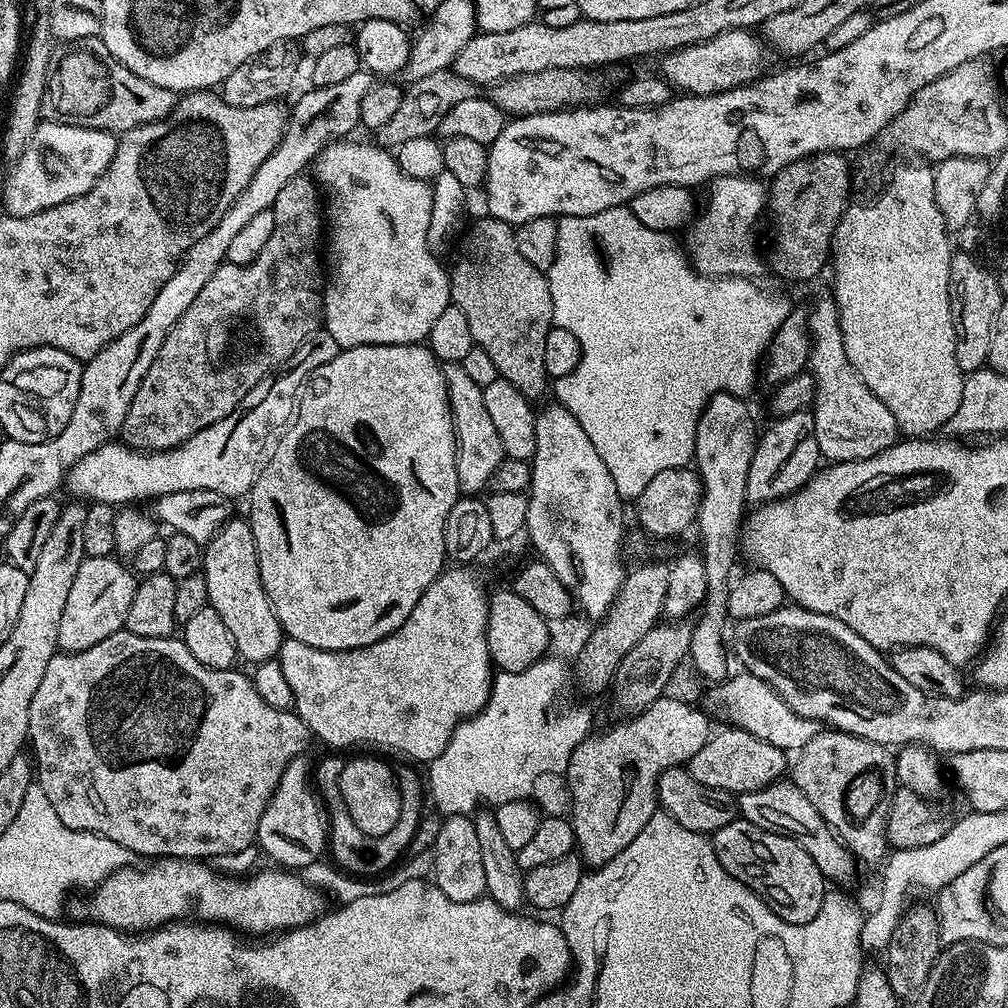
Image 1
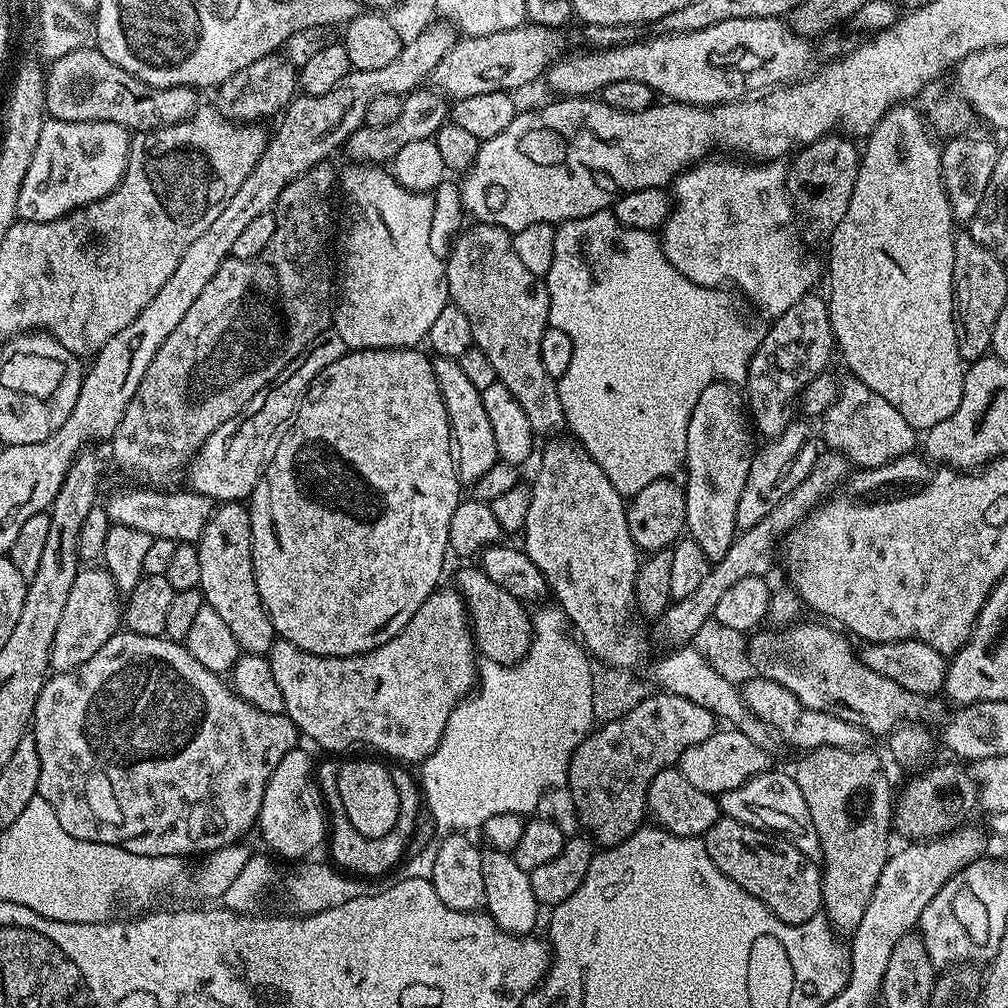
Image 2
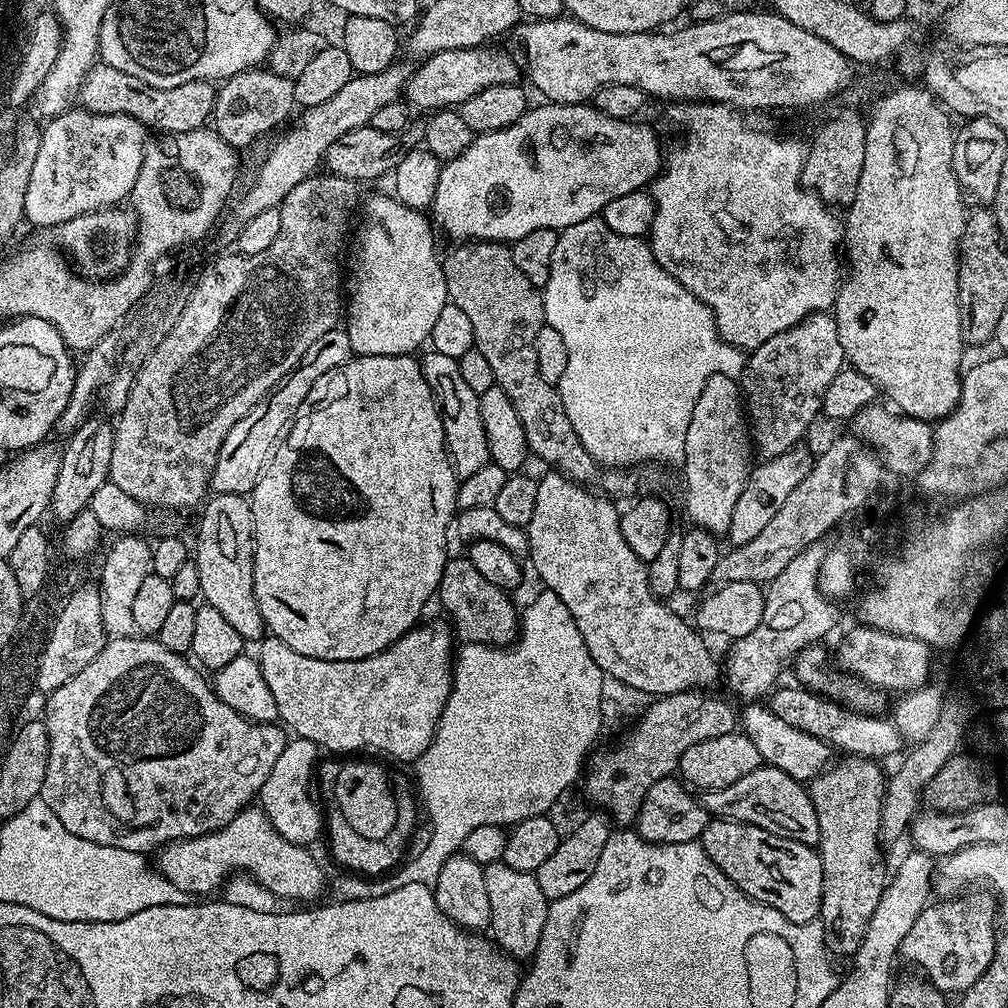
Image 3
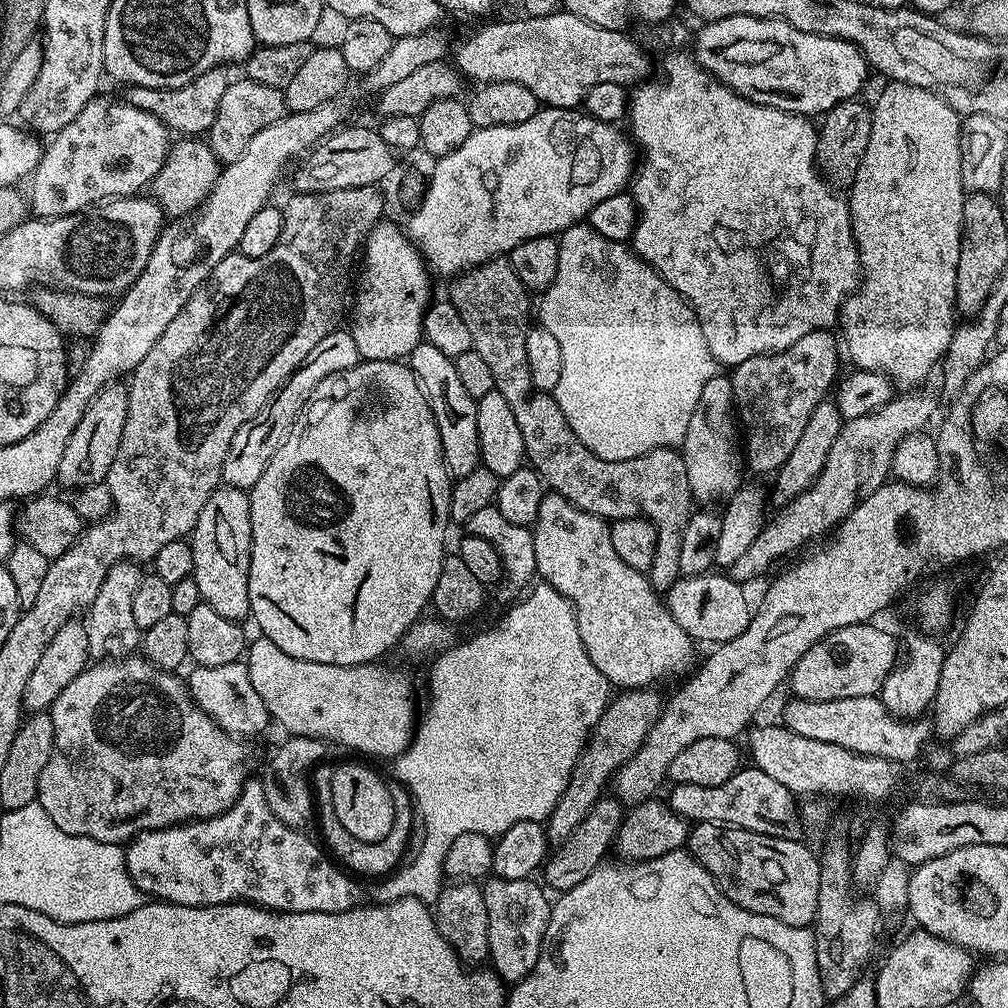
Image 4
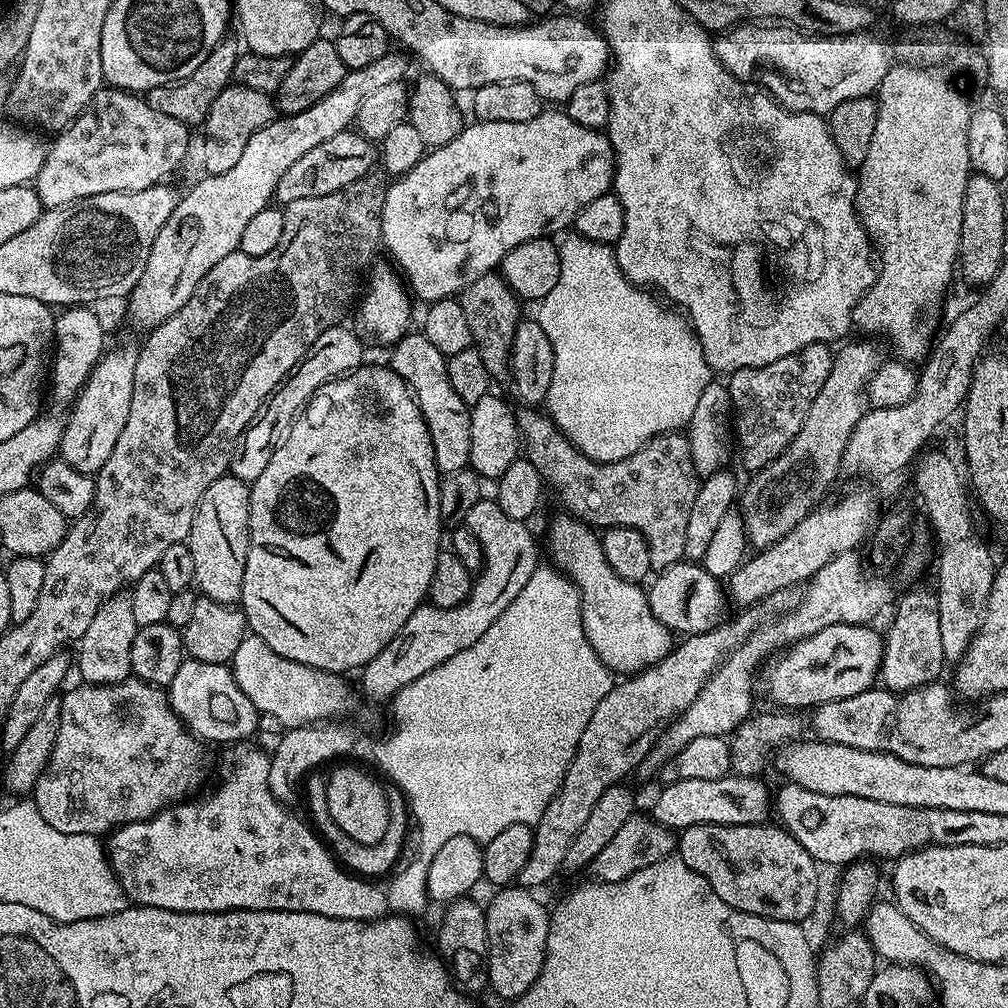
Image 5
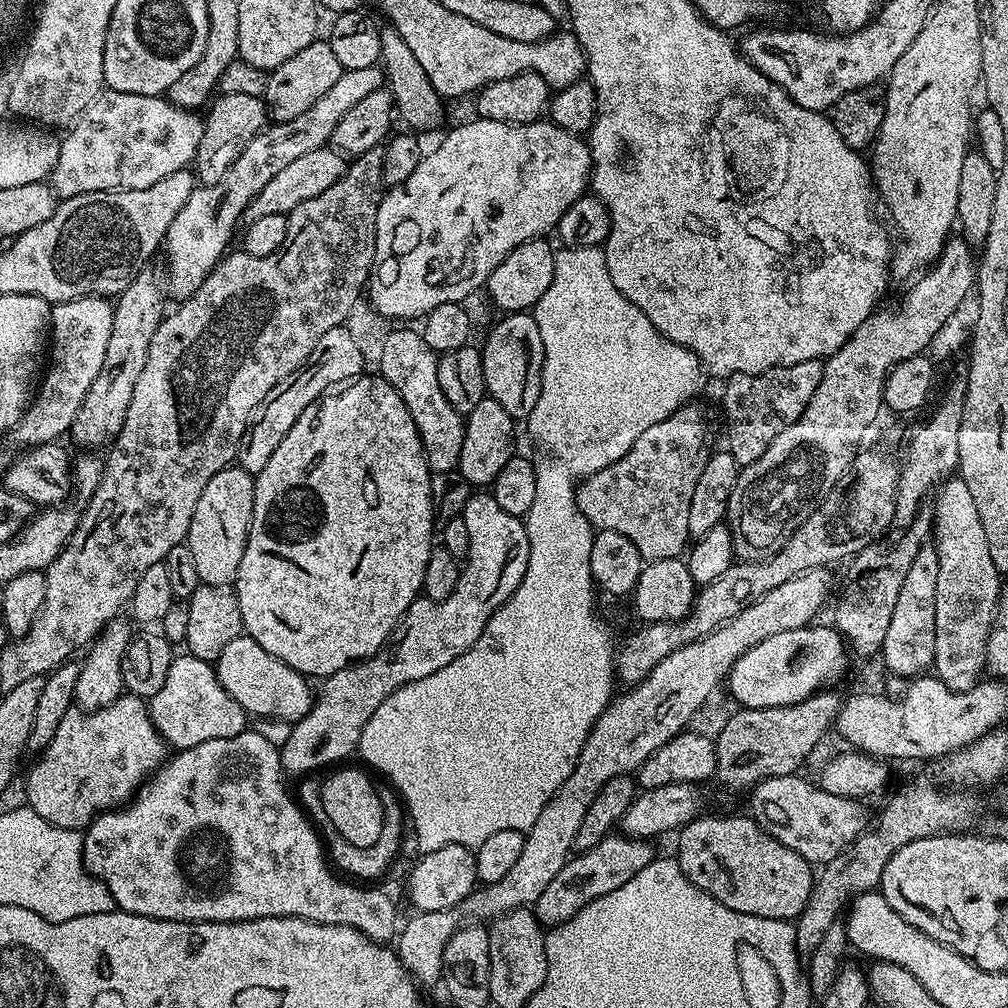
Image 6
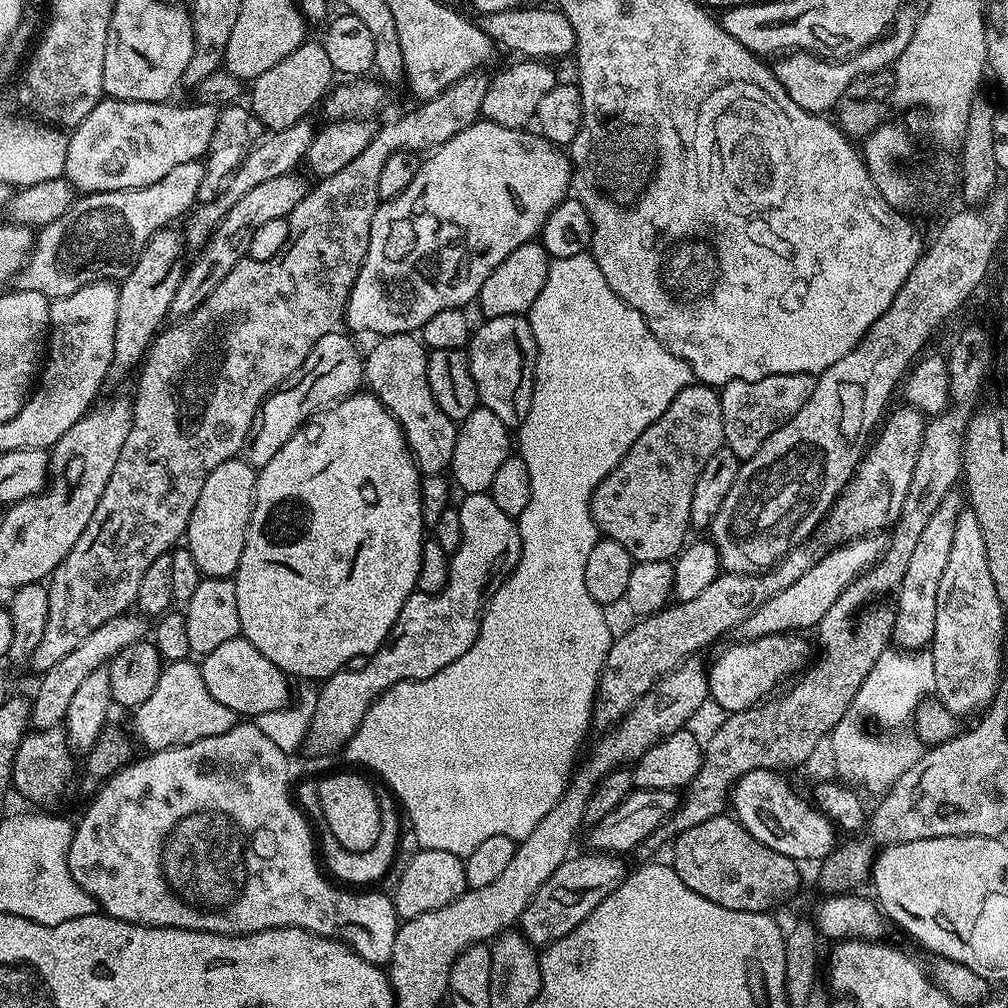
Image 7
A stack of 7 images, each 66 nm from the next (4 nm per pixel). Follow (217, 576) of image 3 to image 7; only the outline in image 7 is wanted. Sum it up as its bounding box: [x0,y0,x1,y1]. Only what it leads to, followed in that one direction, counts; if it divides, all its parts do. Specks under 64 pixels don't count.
[186,458,257,577]

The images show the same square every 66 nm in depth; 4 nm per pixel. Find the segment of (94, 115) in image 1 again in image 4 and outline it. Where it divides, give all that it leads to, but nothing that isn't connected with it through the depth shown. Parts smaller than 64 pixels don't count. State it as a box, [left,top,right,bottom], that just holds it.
[126,63,241,138]

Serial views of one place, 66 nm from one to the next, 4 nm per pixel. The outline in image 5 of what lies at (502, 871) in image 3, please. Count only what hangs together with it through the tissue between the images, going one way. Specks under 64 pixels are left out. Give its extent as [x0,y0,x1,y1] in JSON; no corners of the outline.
[484,886,550,1002]

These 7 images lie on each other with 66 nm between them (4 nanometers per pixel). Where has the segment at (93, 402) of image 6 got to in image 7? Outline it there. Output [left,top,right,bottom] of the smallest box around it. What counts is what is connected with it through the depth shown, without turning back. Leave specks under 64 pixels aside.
[112,226,186,376]

